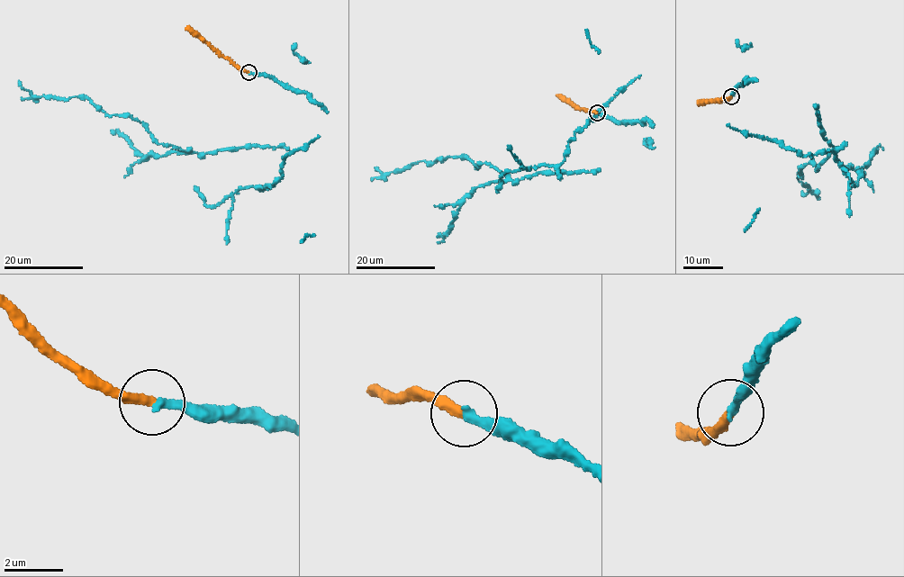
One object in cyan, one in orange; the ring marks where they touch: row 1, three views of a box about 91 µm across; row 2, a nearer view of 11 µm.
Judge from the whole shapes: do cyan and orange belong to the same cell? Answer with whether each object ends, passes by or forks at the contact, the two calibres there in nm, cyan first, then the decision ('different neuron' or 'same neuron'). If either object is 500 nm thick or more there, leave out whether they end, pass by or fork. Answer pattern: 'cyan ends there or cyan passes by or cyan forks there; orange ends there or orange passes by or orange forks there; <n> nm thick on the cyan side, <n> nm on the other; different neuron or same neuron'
cyan ends there; orange ends there; 320 nm thick on the cyan side, 360 nm on the other; same neuron

